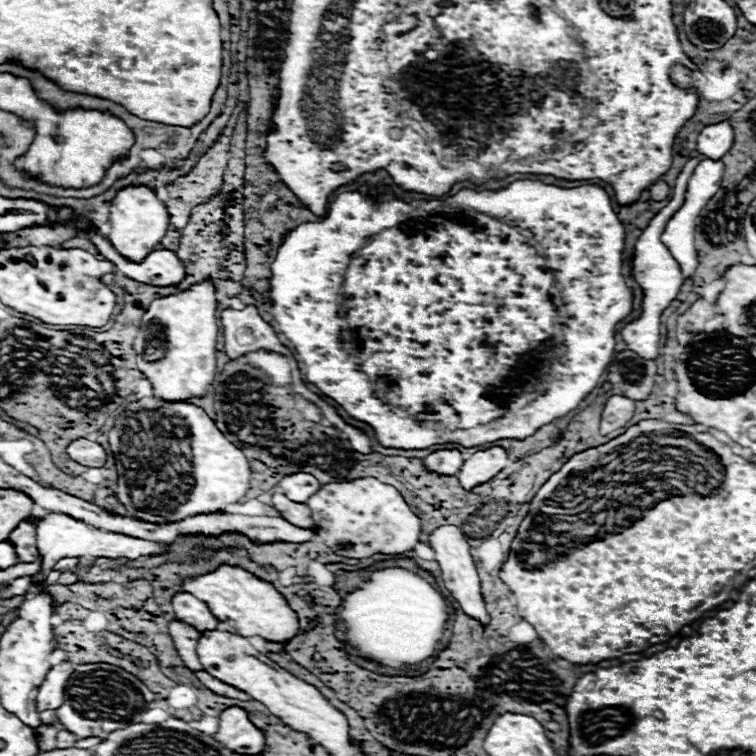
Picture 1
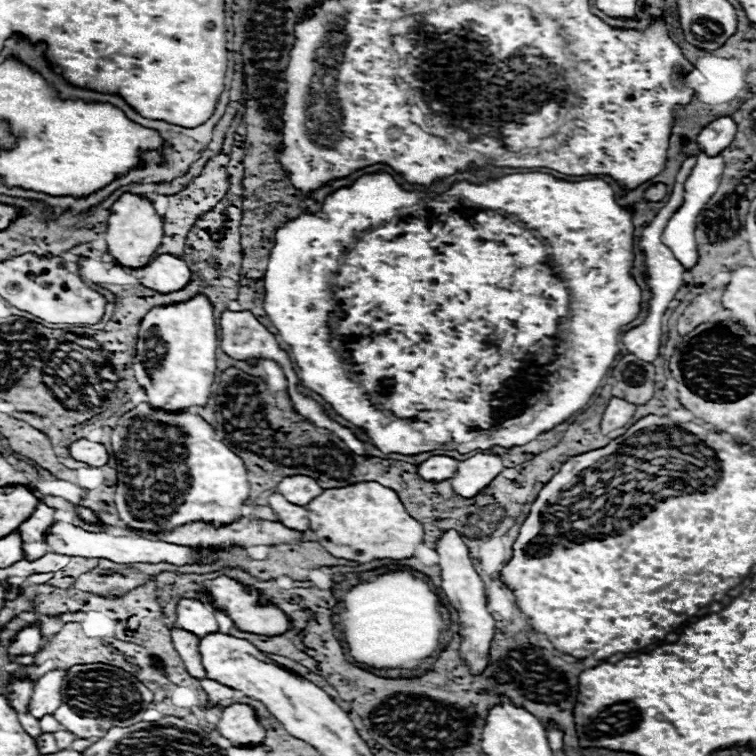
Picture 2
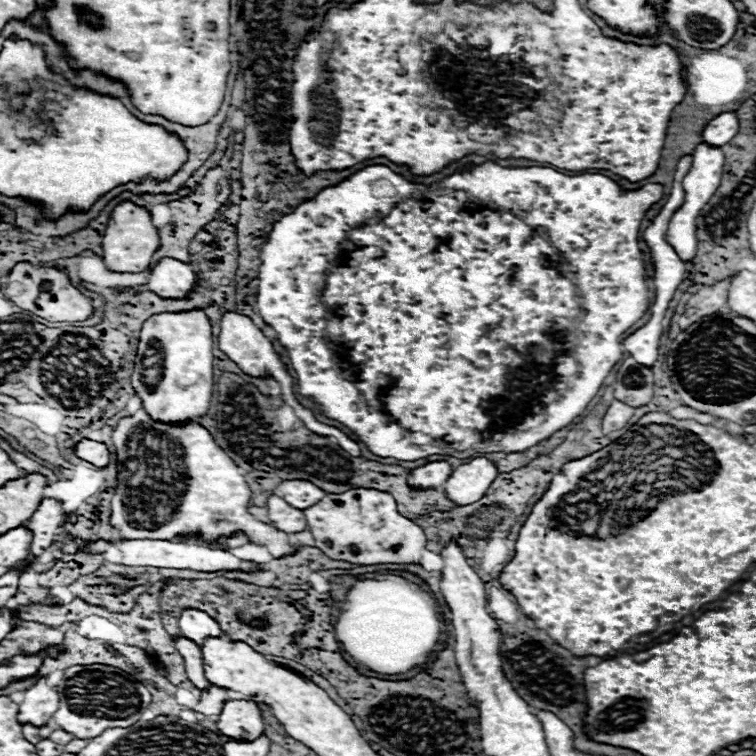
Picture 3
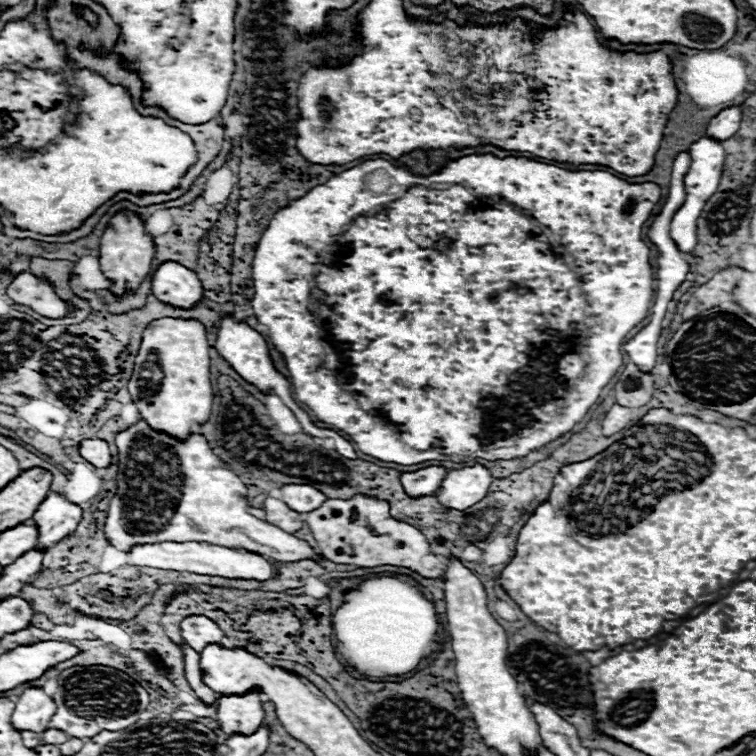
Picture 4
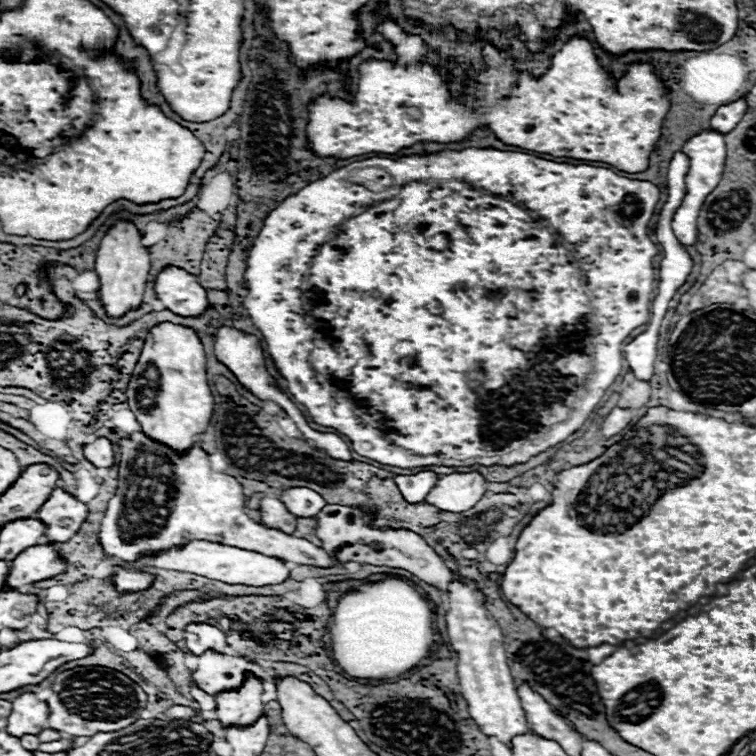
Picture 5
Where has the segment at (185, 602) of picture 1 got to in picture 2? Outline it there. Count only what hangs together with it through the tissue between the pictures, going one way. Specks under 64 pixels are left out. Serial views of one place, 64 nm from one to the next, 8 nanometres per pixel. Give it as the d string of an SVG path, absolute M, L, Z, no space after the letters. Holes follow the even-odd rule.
M180 600L176 626L196 634L198 638L204 638L204 634L218 632L218 624L212 610L198 600Z

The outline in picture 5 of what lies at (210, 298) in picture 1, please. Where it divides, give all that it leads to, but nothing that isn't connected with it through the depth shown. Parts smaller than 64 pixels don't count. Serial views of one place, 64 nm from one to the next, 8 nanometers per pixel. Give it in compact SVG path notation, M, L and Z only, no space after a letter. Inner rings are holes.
M170 322L154 326L146 336L126 396L128 408L148 438L172 448L176 454L190 450L194 438L208 428L214 410L214 396L206 378L206 356L194 330Z

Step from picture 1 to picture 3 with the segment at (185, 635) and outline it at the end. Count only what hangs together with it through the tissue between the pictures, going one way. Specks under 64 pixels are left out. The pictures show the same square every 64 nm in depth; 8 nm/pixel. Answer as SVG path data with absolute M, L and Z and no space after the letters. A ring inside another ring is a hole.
M180 636L180 638L176 640L176 648L178 648L178 652L180 652L182 658L184 658L186 674L188 674L188 678L190 678L190 682L192 682L198 690L206 690L210 684L208 684L208 680L204 678L200 648L198 648L192 640L188 640L188 638L184 638L184 636Z

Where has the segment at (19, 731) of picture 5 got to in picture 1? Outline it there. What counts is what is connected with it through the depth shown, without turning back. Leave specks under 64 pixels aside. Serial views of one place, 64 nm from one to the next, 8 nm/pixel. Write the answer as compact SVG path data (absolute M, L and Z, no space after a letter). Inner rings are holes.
M60 662L46 674L44 682L40 684L38 698L36 698L38 712L56 710L64 702L64 686L72 672L74 672L74 666L70 662Z

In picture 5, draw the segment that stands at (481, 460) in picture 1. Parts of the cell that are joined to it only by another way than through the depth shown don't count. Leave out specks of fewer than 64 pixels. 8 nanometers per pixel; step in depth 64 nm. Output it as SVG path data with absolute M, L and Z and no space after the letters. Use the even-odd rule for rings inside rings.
M478 472L448 474L436 480L436 486L424 498L444 512L466 512L486 492L486 482Z

